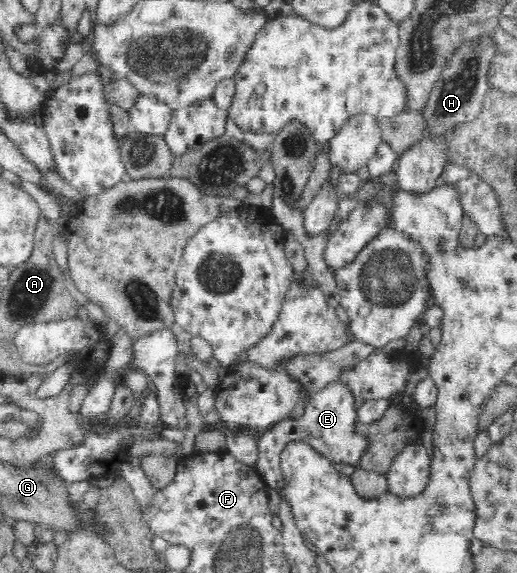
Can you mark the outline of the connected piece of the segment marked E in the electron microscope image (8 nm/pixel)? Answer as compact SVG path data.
M341 380L330 382L312 396L305 405L304 413L295 419L286 419L275 423L259 436L258 459L255 470L259 478L270 488L282 488L280 472L280 451L289 440L302 440L326 456L332 466L348 477L358 468L360 457L366 449L366 438L354 432L357 422L358 401L352 391Z

